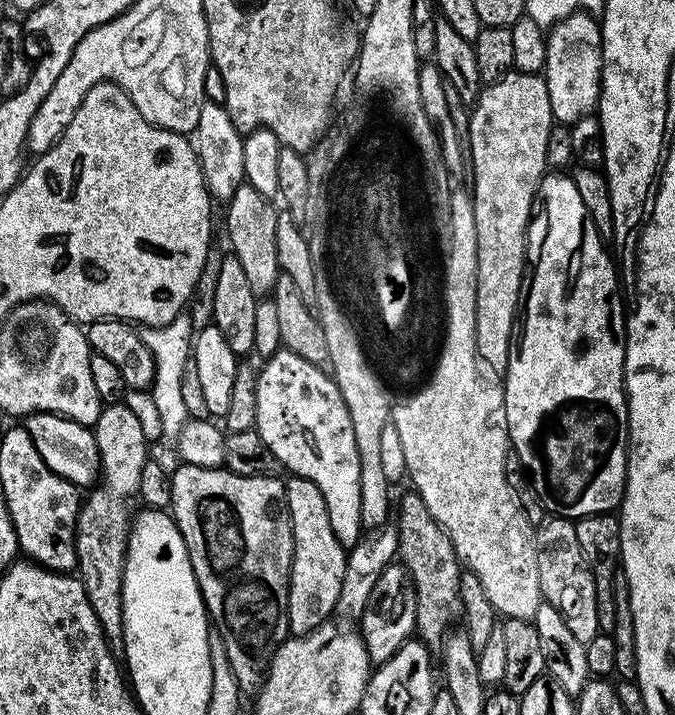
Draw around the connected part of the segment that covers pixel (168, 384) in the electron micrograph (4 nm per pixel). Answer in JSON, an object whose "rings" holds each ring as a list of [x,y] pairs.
{"rings":[[[181,314],[168,324],[141,325],[137,332],[155,362],[155,381],[152,383],[150,395],[152,395],[156,416],[160,420],[160,430],[166,439],[177,441],[190,419],[184,396],[184,376],[186,366],[189,367],[190,364],[191,345],[194,339],[190,319],[187,315]]]}

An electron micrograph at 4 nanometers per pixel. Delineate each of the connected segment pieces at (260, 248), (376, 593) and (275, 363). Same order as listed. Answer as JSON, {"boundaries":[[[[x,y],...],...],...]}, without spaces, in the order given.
{"boundaries":[[[[247,182],[240,184],[238,190],[234,190],[232,197],[226,201],[226,208],[228,208],[228,240],[232,243],[230,252],[231,255],[238,258],[238,262],[242,265],[242,270],[246,273],[246,278],[250,282],[250,290],[254,290],[257,298],[264,298],[272,293],[278,278],[282,274],[278,262],[278,218],[276,217],[278,208],[277,205],[274,206],[272,203],[273,201],[269,197],[258,194],[258,190],[254,190],[254,186],[250,186]]],[[[393,562],[382,570],[382,578],[378,578],[374,591],[370,593],[370,602],[366,602],[366,610],[359,618],[358,631],[364,639],[369,661],[376,666],[394,658],[396,651],[415,633],[416,591],[403,564]]],[[[287,350],[275,352],[272,356],[267,357],[263,364],[264,369],[261,370],[260,368],[255,373],[257,418],[254,431],[260,435],[262,442],[266,442],[266,446],[270,446],[270,450],[291,475],[306,478],[310,482],[314,482],[314,486],[318,486],[318,490],[322,490],[322,498],[326,498],[326,514],[330,514],[330,530],[334,530],[334,538],[338,538],[338,542],[344,549],[353,548],[360,541],[362,529],[364,528],[364,523],[362,522],[362,490],[358,490],[358,446],[354,446],[354,426],[350,426],[350,410],[346,410],[346,402],[342,402],[342,394],[338,390],[336,381],[332,379],[325,369],[314,366],[310,362],[306,362],[306,358],[298,358],[298,354]]]]}

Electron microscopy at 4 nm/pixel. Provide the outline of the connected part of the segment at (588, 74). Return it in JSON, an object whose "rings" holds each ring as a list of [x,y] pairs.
{"rings":[[[575,12],[562,18],[557,24],[547,29],[548,45],[546,46],[546,66],[543,78],[546,90],[550,94],[550,110],[552,119],[557,125],[571,126],[584,116],[593,115],[600,102],[600,71],[602,70],[602,54],[600,53],[600,26],[595,15],[587,12]]]}

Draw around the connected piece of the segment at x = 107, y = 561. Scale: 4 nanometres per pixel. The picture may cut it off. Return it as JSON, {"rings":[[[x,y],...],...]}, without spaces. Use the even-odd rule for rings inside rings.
{"rings":[[[124,402],[101,407],[94,431],[96,452],[100,456],[100,481],[81,503],[76,519],[76,568],[105,638],[109,642],[120,642],[124,639],[124,559],[134,519],[128,503],[137,495],[142,468],[150,459],[148,436],[135,410],[127,408]]]}

